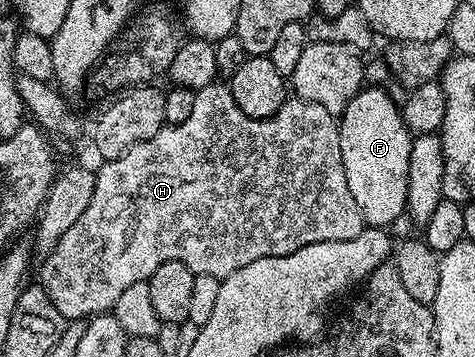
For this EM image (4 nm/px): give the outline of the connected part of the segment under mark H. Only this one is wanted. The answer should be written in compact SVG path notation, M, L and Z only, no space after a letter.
M219 84L208 85L195 93L192 112L189 114L188 120L184 120L184 124L176 124L175 126L165 125L162 131L156 136L152 136L148 140L144 140L140 144L133 146L131 150L124 152L119 158L103 161L101 163L102 167L97 167L96 177L94 179L94 191L92 192L92 200L88 204L88 208L84 208L80 220L76 220L76 224L72 224L72 228L68 228L68 232L64 232L64 236L60 236L60 240L56 244L54 251L45 255L43 261L46 263L42 266L40 285L52 300L52 304L56 306L56 312L60 312L60 316L64 316L67 320L89 320L96 314L105 314L113 311L116 300L120 300L121 294L124 293L126 289L132 288L132 284L149 282L152 275L156 272L156 268L160 268L160 264L164 264L165 262L183 262L195 275L207 274L208 276L216 276L221 280L232 276L232 272L236 272L240 268L245 268L247 264L252 264L252 260L264 260L268 256L288 256L292 252L296 252L296 248L304 248L308 244L320 244L328 240L352 240L356 236L360 236L360 232L364 228L364 223L360 216L360 208L356 208L356 200L352 200L352 192L348 192L348 176L344 176L344 160L340 156L339 119L335 117L335 115L330 114L328 108L320 108L320 104L305 102L303 98L297 96L291 97L286 101L271 118L249 118L248 116L244 116L244 112L240 112L236 100L232 100L229 85L218 85Z

